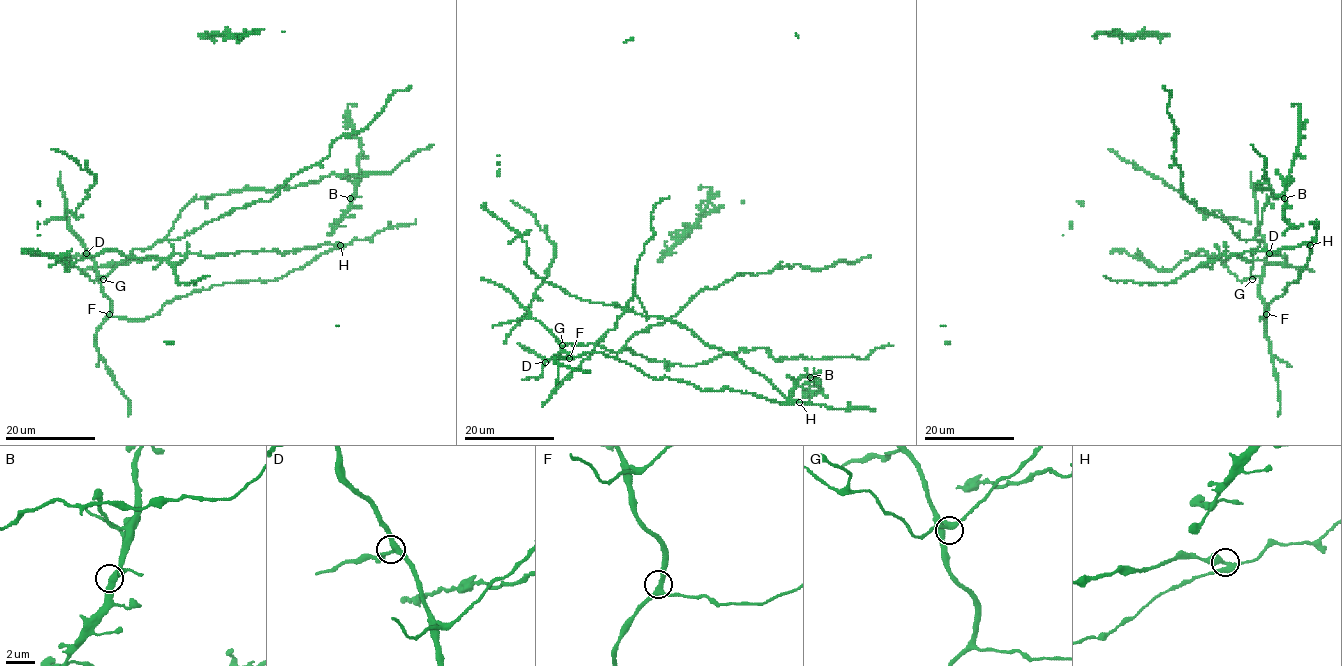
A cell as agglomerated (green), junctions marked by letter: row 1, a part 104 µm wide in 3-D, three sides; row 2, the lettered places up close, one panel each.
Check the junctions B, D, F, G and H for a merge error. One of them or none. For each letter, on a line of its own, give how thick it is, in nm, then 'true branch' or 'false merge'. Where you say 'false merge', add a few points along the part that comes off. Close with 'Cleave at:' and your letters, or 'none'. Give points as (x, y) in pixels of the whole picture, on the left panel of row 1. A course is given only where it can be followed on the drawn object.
B: 320 nm | true branch
D: 320 nm | true branch
F: 300 nm | true branch
G: 320 nm | true branch
H: 320 nm | false merge | (340, 245), (282, 253), (186, 253), (161, 259), (103, 250), (75, 261), (66, 271), (62, 259), (24, 253)
Cleave at: H

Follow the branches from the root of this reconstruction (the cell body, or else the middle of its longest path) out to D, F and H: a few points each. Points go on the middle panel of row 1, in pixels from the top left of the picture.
D: (714, 390), (700, 390), (667, 377), (654, 379), (599, 352), (570, 358), (562, 352), (545, 362)
F: (714, 390), (700, 390), (691, 383), (667, 377), (654, 379), (628, 363), (599, 352), (586, 352), (569, 358)
H: (714, 390), (729, 388), (779, 403), (800, 403)

